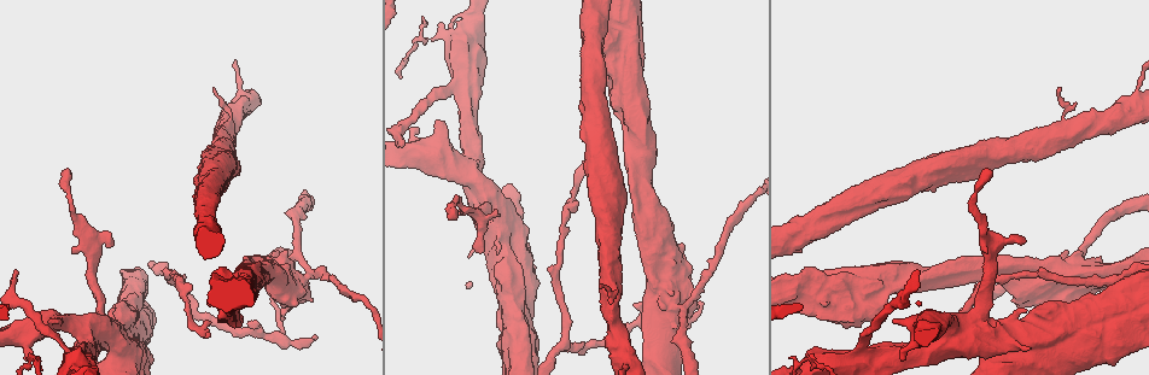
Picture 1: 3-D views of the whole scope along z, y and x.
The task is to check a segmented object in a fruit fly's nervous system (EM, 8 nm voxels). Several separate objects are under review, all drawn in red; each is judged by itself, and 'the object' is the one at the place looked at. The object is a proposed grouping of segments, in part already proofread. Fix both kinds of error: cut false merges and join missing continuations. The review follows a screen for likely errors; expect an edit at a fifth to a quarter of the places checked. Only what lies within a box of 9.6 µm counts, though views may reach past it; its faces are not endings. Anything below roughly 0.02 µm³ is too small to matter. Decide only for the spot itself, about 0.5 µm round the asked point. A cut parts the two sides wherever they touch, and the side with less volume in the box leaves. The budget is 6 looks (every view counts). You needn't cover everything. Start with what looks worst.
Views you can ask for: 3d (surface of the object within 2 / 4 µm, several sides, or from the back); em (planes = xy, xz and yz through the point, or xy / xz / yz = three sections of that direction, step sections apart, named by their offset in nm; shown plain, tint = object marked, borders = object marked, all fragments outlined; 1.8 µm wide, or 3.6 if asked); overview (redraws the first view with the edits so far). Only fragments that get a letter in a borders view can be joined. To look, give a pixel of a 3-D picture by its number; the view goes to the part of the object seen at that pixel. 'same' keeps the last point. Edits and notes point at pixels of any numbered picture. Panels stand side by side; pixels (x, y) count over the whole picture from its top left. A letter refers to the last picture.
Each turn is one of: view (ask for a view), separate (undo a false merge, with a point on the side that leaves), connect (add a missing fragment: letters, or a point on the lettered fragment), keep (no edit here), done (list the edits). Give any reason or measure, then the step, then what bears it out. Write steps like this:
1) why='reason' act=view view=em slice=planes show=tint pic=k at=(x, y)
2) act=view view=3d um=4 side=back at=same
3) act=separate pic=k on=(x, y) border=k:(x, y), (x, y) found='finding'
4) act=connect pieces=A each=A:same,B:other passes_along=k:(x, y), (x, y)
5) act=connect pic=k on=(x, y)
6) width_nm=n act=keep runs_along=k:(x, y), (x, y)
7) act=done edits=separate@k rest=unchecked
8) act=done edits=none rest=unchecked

act=view view=em slice=xz step=4 show=borders pic=1 at=(276, 337)

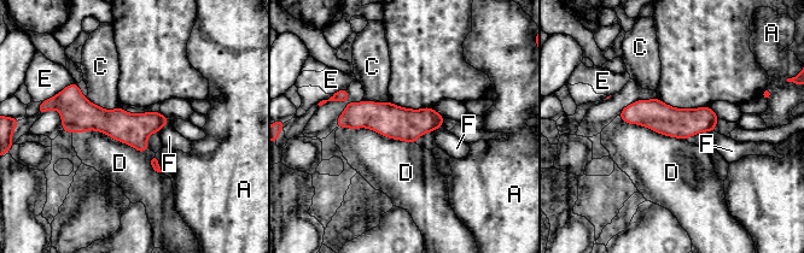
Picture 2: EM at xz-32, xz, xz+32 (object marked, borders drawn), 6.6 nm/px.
width_nm=200 act=keep each=A:other,C:other,D:other,E:other,F:other border=2:(338, 127), (370, 128), (414, 143) found='continuous, no second neuron'

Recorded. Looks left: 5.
why='thick turns thin' act=view view=3d um=4 pic=1 at=(1116, 311)

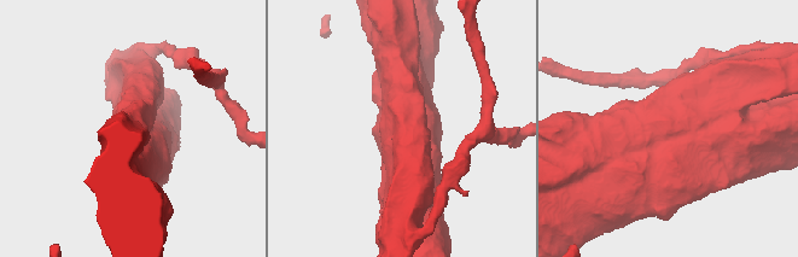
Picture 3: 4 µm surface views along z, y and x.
act=view view=em um=3.6 slice=planes show=tint pic=3 at=(669, 132)

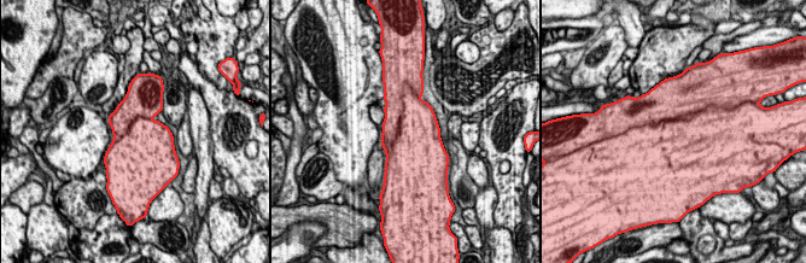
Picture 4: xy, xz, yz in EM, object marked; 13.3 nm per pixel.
why='what lies round it' act=view view=em um=3.6 slice=planes show=borders at=same

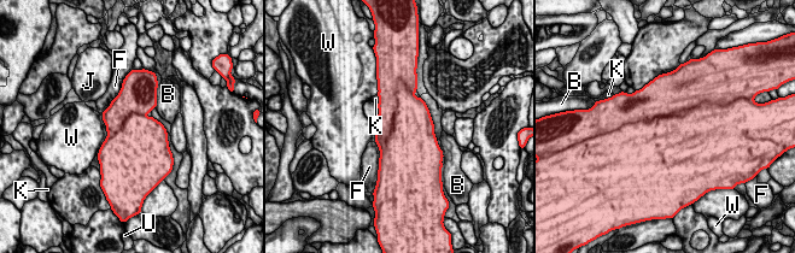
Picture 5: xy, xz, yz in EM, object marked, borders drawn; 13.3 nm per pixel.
width_nm=700 act=separate pic=5 on=(661, 98) each=B:other,F:other,J:other,K:other,U:other,W:other found='a second neuron is stuck on'

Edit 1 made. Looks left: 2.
act=done edits=separate@5 rest=unchecked

